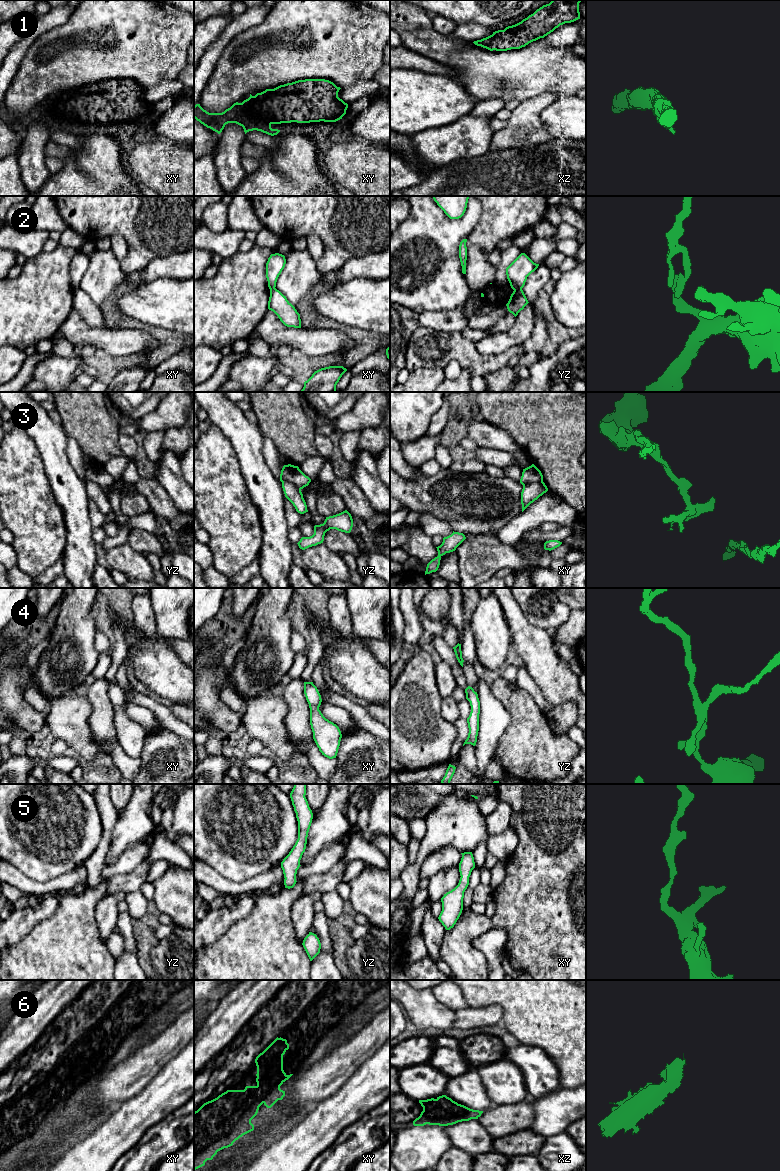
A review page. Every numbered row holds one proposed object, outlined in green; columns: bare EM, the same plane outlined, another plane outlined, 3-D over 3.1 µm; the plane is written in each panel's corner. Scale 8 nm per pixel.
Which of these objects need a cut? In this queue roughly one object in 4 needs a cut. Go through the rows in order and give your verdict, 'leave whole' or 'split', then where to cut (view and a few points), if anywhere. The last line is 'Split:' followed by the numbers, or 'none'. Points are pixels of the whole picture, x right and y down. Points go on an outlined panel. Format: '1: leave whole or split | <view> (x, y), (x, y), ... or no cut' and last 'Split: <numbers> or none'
1: leave whole | no cut
2: split | yz (521, 288), (514, 290)
3: leave whole | no cut
4: leave whole | no cut
5: leave whole | no cut
6: leave whole | no cut
Split: 2

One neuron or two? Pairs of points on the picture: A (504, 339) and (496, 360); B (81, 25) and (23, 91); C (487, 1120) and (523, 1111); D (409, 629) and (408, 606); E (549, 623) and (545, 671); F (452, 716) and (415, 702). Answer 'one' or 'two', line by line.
A: two
B: one
C: one
D: one
E: two
F: two

